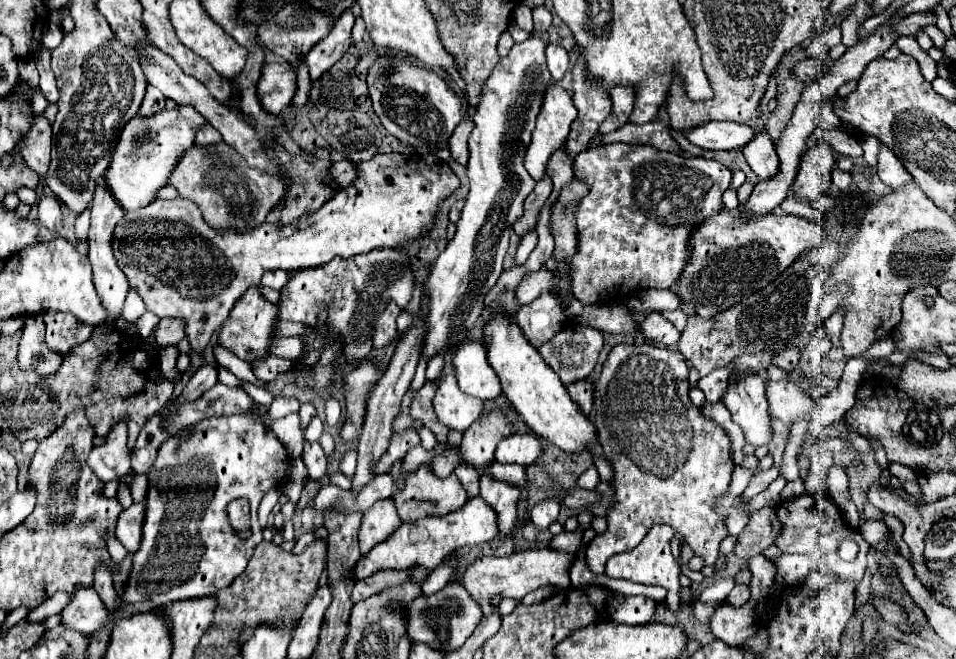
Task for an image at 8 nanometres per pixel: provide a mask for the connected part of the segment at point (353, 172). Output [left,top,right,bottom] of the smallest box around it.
[331,159,357,187]

